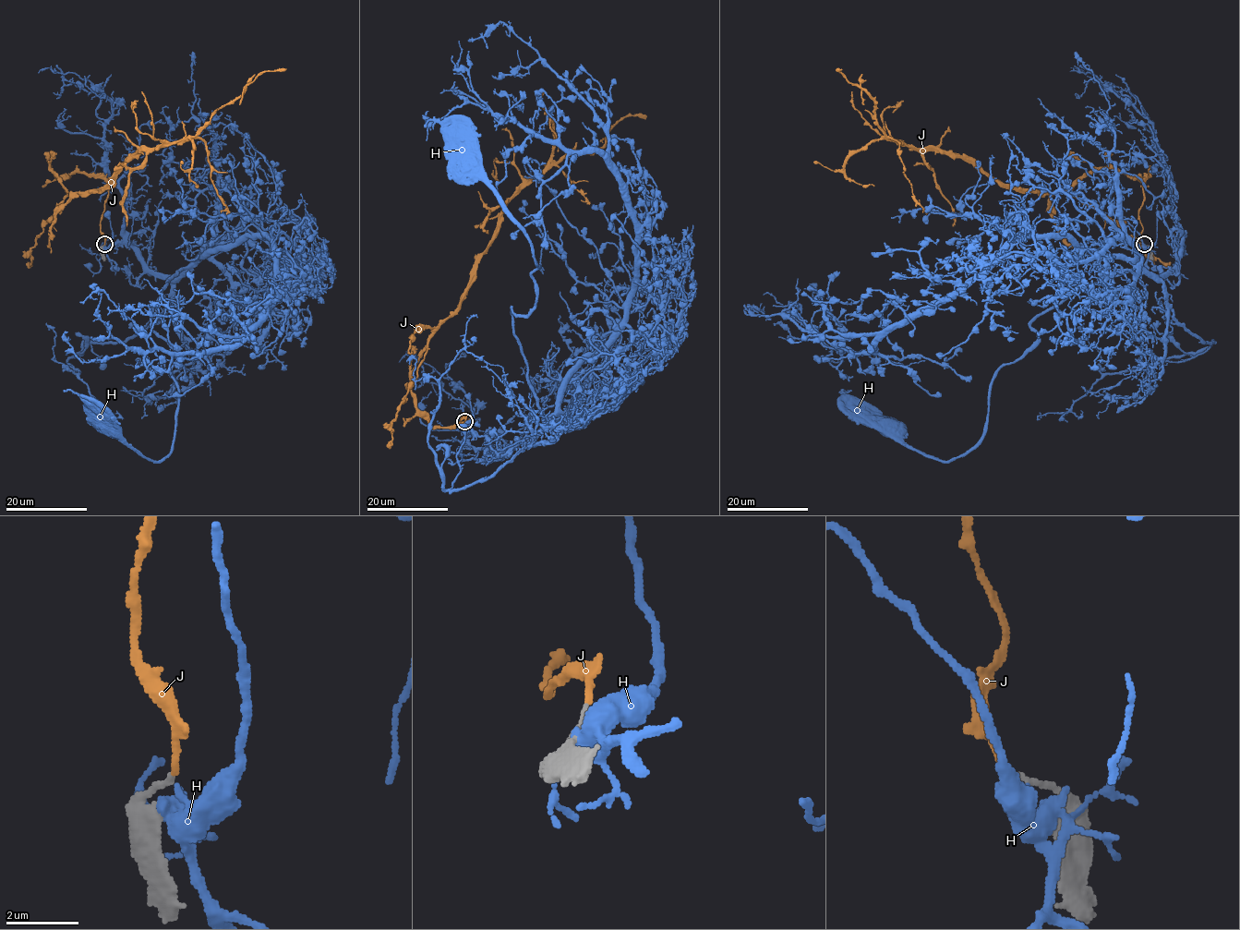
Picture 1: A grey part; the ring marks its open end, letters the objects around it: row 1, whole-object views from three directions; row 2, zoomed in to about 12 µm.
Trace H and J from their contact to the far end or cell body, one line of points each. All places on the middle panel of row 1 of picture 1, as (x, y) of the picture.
H: (465, 423), (501, 456), (544, 419), (511, 315), (535, 302), (533, 246), (464, 168)
J: (465, 421), (432, 427), (411, 377), (499, 212), (568, 154), (600, 148), (619, 121), (646, 116)

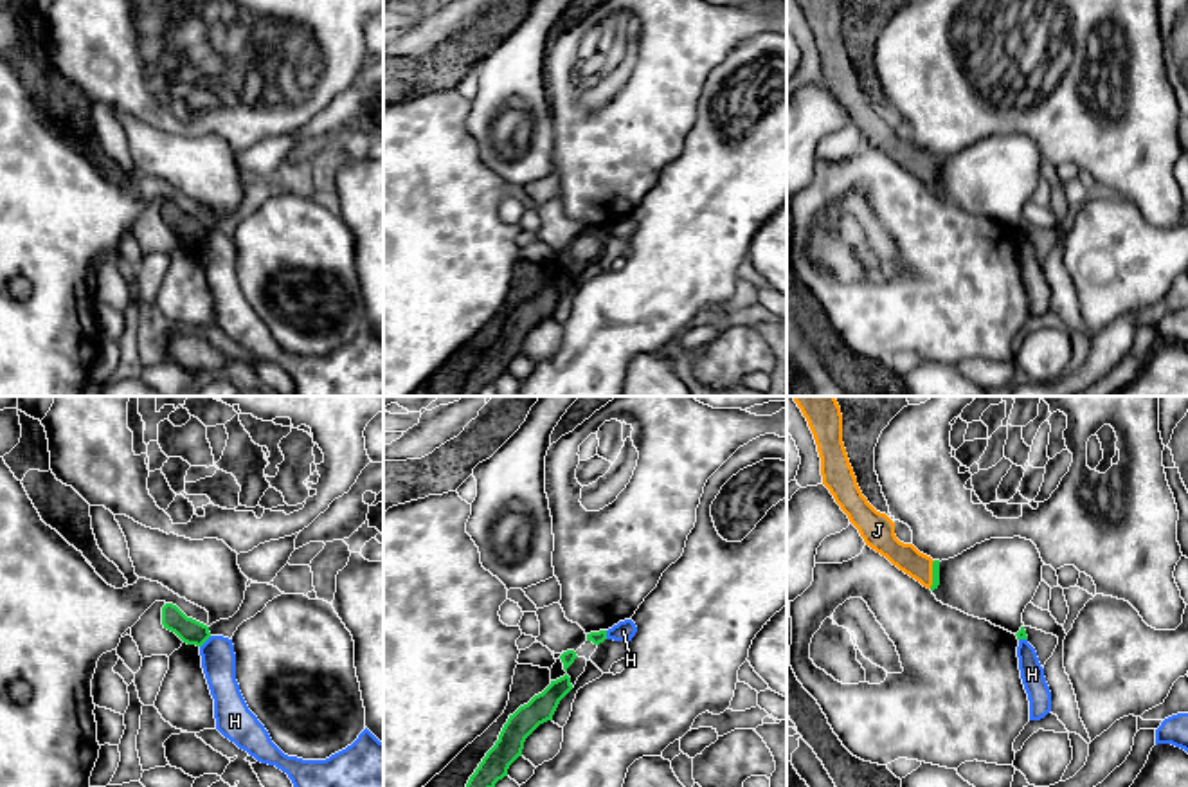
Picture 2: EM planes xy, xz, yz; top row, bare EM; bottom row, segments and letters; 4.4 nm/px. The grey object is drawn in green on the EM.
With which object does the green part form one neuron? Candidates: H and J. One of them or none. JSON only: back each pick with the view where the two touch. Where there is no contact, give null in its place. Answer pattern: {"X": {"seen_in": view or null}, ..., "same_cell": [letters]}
{"J": {"seen_in": "yz"}, "same_cell": ["J"]}

